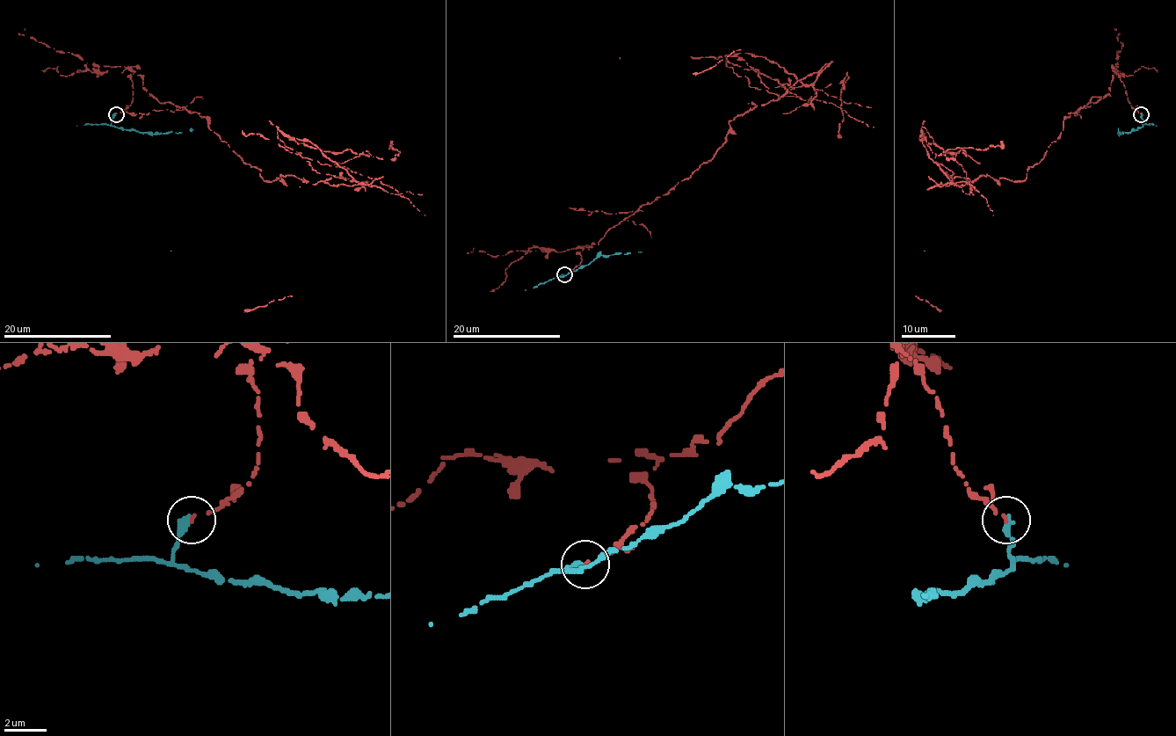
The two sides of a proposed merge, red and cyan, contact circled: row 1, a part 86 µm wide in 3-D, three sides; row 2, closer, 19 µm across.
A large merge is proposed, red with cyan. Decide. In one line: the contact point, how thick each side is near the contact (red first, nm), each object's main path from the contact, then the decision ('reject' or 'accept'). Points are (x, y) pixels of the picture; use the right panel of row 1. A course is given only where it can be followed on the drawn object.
at (1141, 114); 110 nm thick on the red side, 360 nm on the other; red runs (1141, 114), (1114, 71), (1013, 182), (938, 185), (950, 180), (919, 137), (966, 153), (949, 158), (1003, 142); cyan runs (1141, 114), (1143, 125), (1132, 132), (1120, 133), (1118, 127); reject

